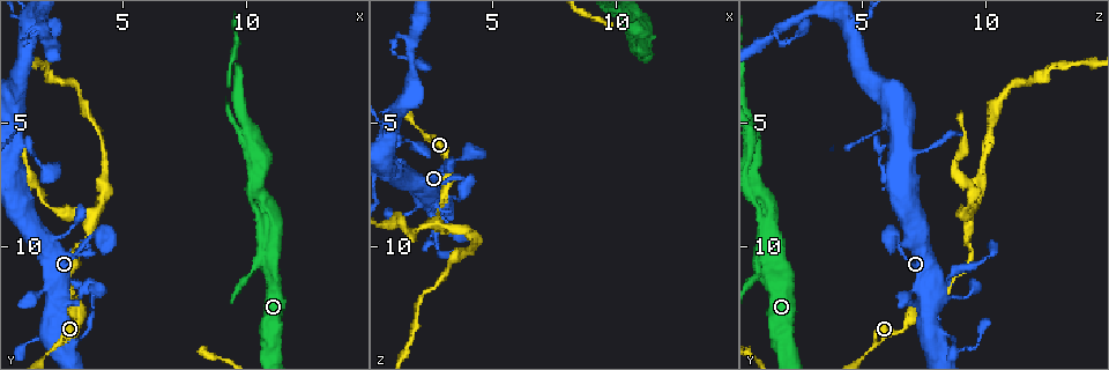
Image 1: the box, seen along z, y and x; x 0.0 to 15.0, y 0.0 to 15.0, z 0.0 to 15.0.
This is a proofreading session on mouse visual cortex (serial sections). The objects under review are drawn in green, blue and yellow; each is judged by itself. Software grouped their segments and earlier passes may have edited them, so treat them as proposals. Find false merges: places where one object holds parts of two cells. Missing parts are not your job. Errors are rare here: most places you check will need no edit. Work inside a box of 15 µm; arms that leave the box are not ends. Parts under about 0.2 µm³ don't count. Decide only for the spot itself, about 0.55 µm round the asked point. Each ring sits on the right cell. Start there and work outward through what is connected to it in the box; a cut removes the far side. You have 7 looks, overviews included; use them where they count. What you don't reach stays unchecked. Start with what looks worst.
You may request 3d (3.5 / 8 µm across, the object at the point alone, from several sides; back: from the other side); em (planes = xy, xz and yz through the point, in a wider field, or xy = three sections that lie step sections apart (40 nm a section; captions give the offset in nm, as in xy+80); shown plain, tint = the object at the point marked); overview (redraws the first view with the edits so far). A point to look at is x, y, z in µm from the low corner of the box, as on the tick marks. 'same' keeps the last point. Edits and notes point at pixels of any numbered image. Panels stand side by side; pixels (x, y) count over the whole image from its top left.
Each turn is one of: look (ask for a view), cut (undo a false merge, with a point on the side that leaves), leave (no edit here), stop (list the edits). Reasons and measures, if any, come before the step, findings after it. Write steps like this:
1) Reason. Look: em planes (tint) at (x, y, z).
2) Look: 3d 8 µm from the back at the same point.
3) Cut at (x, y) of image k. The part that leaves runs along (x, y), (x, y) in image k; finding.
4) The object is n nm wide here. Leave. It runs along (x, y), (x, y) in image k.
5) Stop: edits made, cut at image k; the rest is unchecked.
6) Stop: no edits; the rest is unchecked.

Abrupt turn. Look: 3d 3.5 µm at (3.0, 10.3, 9.5).

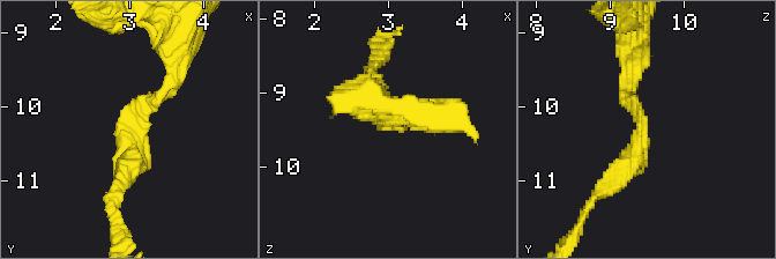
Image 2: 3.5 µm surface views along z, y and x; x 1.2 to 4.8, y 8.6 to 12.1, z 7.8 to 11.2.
The arms are 200, 250 nm wide. Look: em xy step 3 (tint) at (3.00, 10.30, 9.45).

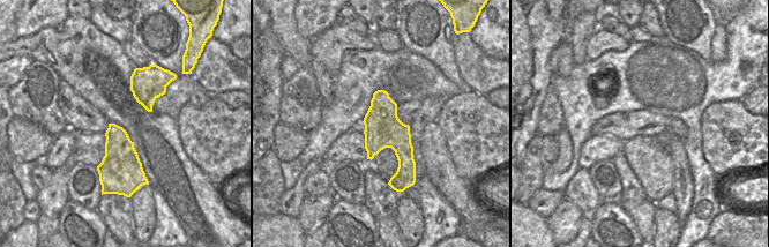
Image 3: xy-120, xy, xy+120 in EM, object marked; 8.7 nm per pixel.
Leave. It runs along (118, 189), (129, 121), (174, 72) in image 2; continuous, no second cell.

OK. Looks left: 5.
Side arm on a straight run. Look: 3d 8 µm at (3.7, 8.6, 9.2).

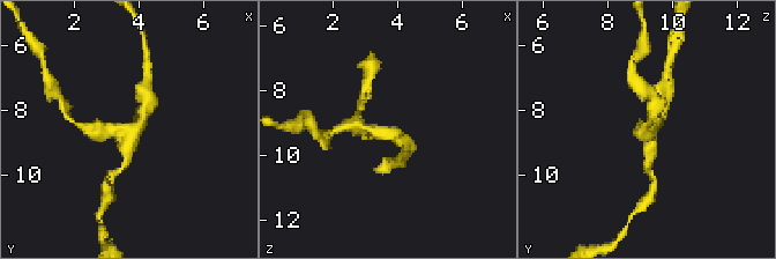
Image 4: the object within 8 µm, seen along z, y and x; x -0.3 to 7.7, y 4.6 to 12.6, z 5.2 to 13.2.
3 arms meet here; the arms are 250, 250, 250 nm wide. Look: em xy step 3 (tint) at (3.8, 8.7, 9.3).

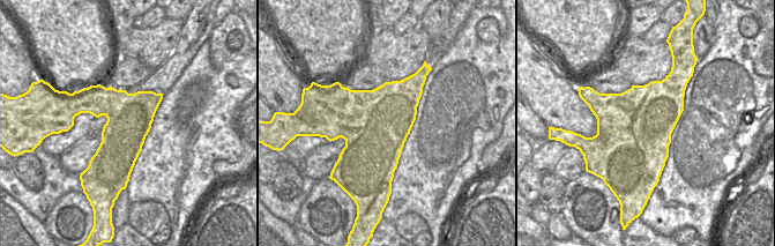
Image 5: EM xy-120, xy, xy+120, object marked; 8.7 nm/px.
The object is 600 nm wide here. Leave. It runs along (124, 165), (131, 133), (147, 106) in image 4; continuous, no second cell.

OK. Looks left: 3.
Calibre changes. Look: 3d 3.5 µm from the back at (10.9, 10.8, 1.0).

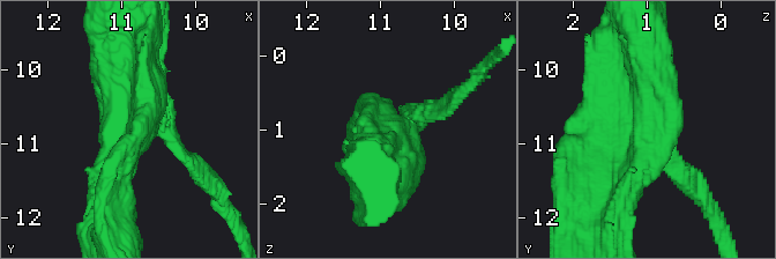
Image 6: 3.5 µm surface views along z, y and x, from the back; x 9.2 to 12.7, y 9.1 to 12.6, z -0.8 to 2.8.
Look: em xy step 2 (tint) at (11.05, 10.75, 0.90).

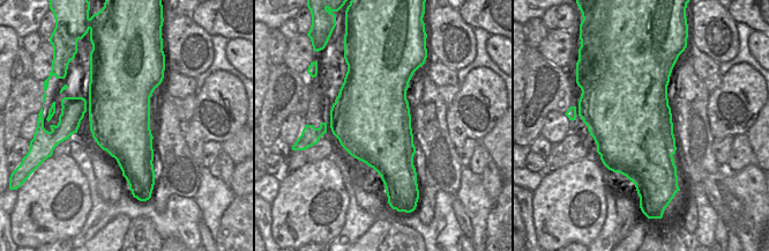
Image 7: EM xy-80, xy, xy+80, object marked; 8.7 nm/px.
Leave. It runs along (624, 191), (650, 134), (644, 45) in image 6; one cell here.

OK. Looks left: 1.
Stop: no edits; the rest is unchecked.

